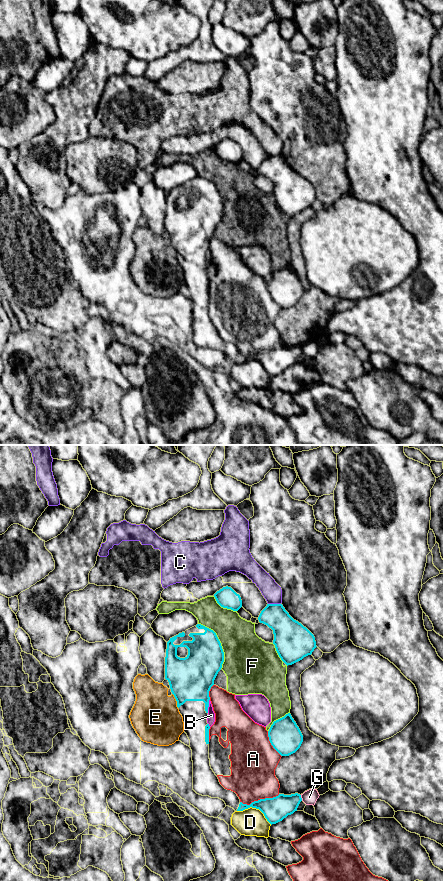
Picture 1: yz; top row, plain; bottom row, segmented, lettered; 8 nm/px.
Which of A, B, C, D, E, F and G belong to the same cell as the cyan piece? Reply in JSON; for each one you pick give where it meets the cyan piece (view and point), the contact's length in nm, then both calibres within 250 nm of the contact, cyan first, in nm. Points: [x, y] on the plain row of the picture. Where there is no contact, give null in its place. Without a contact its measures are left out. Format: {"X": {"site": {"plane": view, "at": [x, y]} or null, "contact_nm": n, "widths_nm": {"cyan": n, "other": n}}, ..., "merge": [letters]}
{"merge": []}

